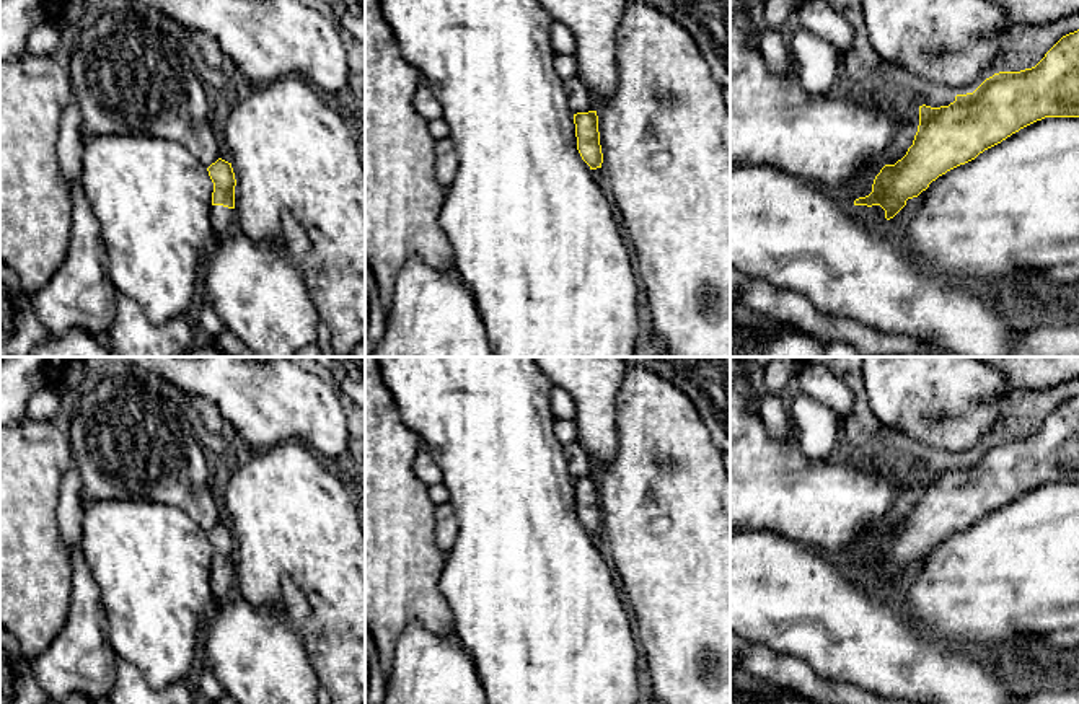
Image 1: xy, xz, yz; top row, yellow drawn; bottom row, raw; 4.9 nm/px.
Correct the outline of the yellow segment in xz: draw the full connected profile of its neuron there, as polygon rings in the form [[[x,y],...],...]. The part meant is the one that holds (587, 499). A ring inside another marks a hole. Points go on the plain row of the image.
[[[597,476],[574,479],[577,515],[590,535],[601,533],[603,518],[600,510]]]

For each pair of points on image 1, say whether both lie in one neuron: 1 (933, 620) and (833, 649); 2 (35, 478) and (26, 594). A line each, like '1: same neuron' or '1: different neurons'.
1: different neurons
2: same neuron

